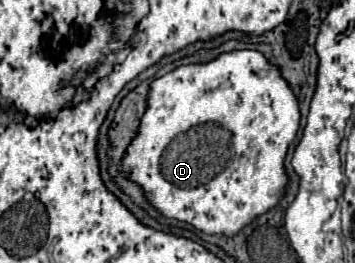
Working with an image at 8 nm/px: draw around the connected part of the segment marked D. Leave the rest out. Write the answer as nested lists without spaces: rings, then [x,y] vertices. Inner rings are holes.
[[[259,50],[225,52],[205,64],[183,64],[149,84],[147,108],[141,116],[135,138],[125,150],[121,172],[127,174],[129,180],[143,190],[147,202],[159,210],[163,218],[187,222],[205,234],[235,236],[253,218],[269,212],[283,198],[289,184],[289,176],[285,172],[285,156],[289,144],[297,136],[299,122],[299,100],[293,94],[289,82],[281,76],[279,66],[263,58]],[[209,120],[223,128],[225,140],[229,140],[227,148],[223,148],[221,156],[213,158],[211,164],[205,162],[207,156],[201,148],[201,130],[209,132],[209,128],[203,126]],[[187,134],[191,136],[185,144],[181,138]]]

